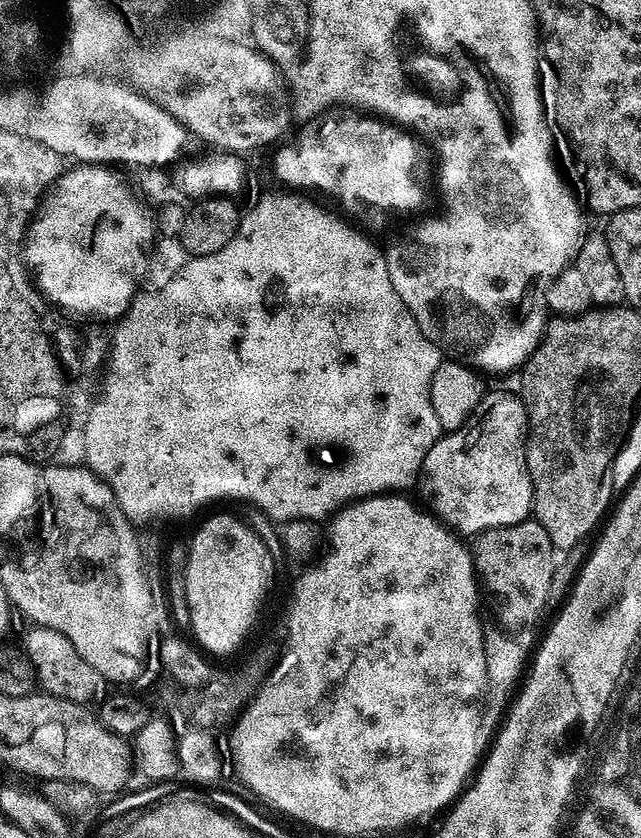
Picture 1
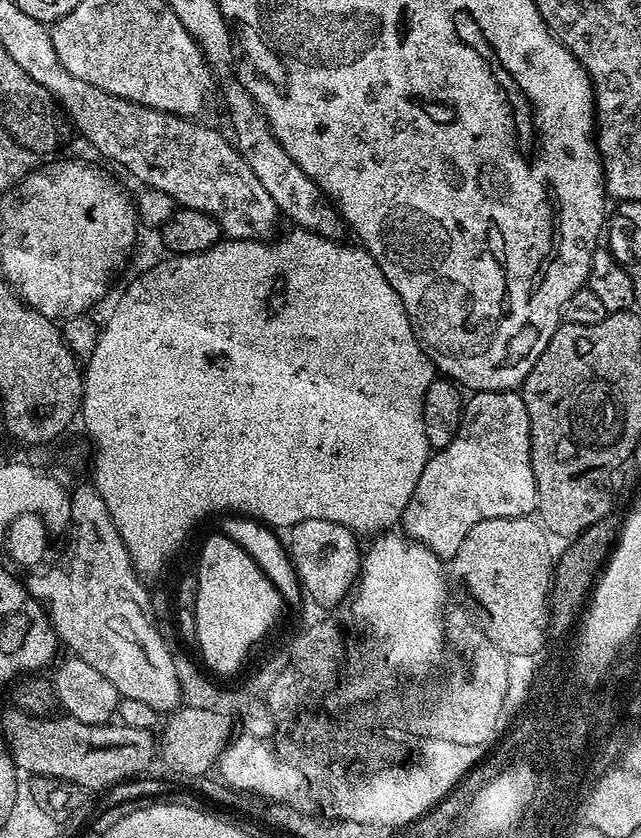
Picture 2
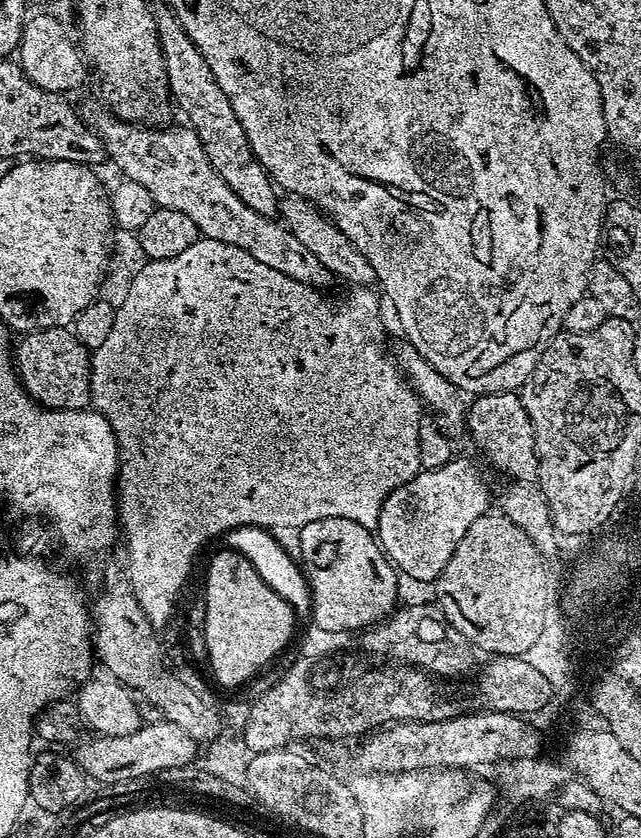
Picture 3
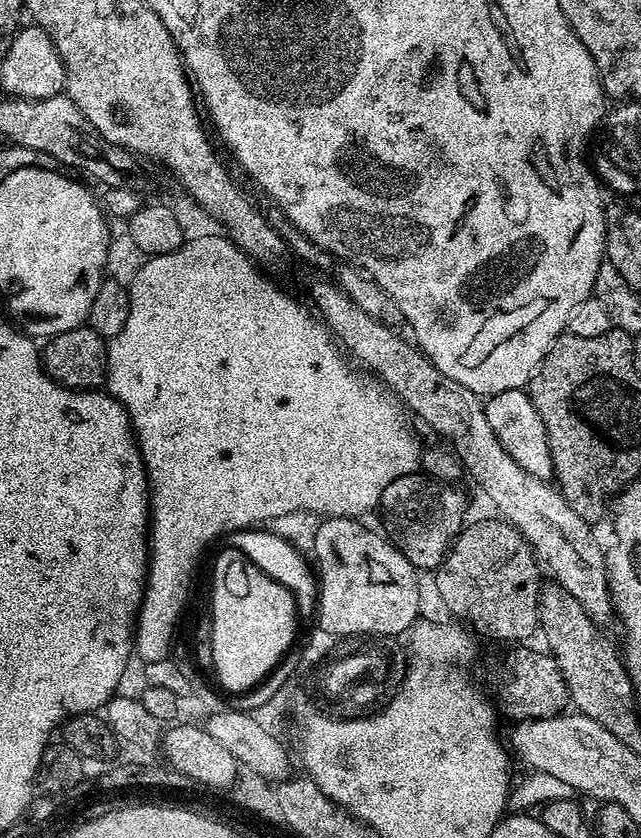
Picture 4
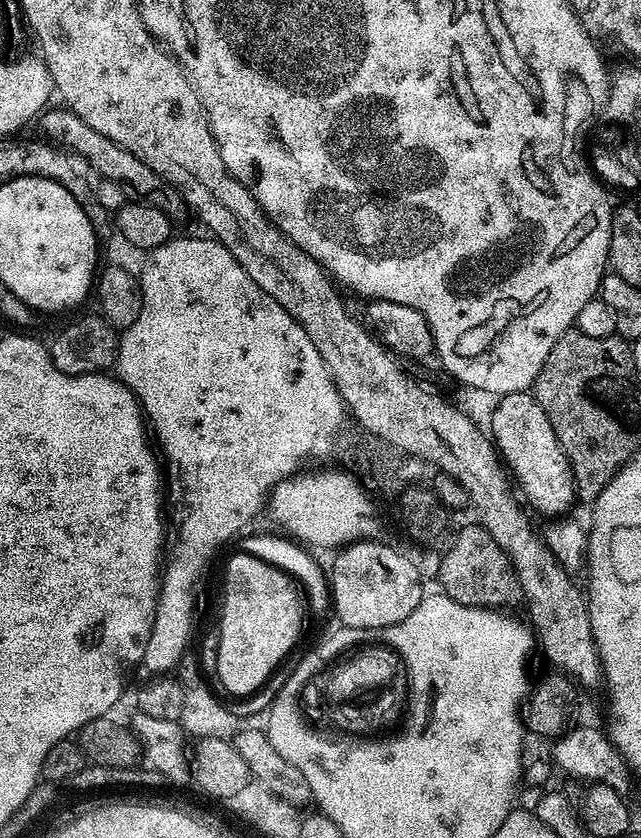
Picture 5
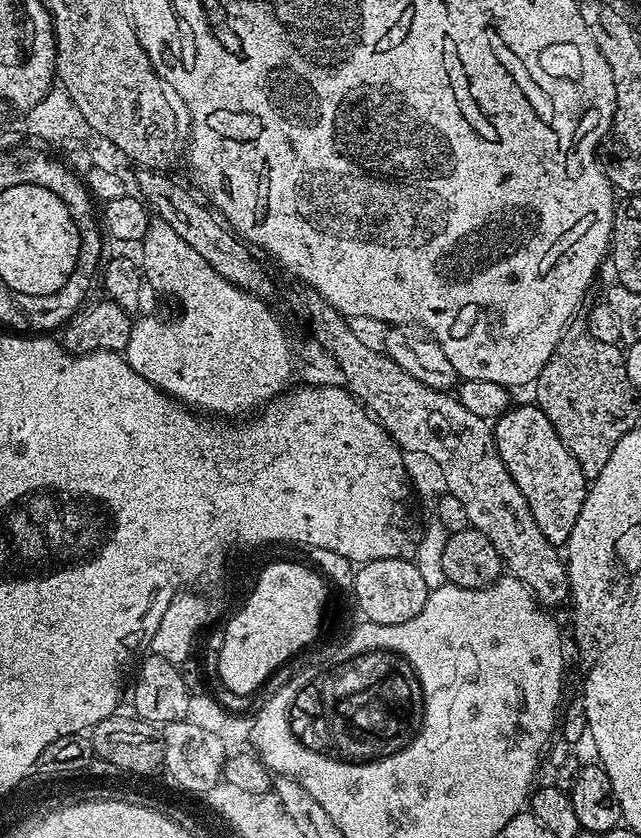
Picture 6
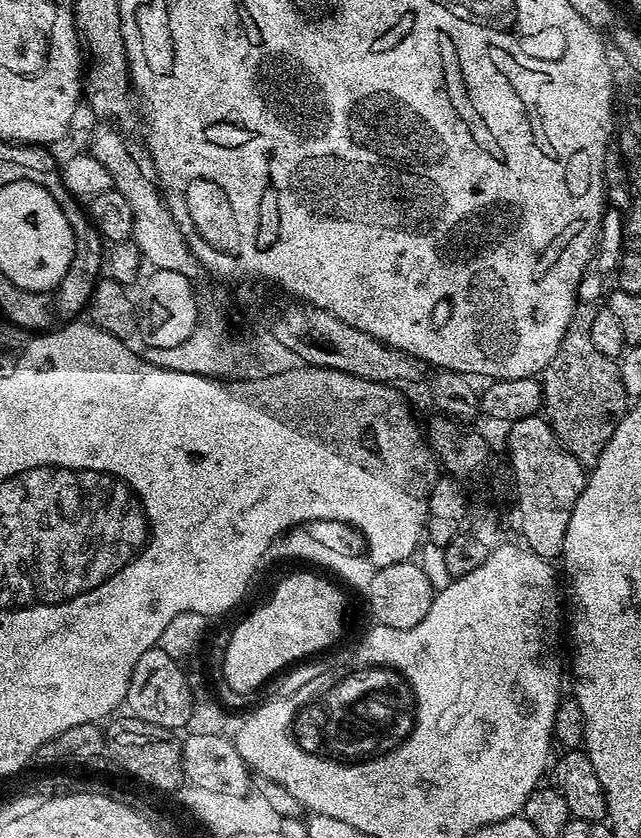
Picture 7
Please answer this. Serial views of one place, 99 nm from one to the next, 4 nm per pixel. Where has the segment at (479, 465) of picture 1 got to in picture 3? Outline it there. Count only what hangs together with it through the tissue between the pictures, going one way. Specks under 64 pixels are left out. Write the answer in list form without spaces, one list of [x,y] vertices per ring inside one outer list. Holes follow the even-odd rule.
[[[515,391],[511,392],[486,392],[475,397],[476,400],[467,405],[466,408],[466,432],[470,437],[472,435],[472,440],[477,444],[478,447],[484,451],[484,456],[489,460],[490,463],[493,464],[494,467],[497,468],[500,472],[505,472],[506,475],[512,476],[513,481],[516,482],[532,482],[536,480],[536,447],[534,446],[534,426],[530,426],[530,414],[526,414],[526,406],[522,406],[522,402],[520,401],[519,395]],[[457,455],[446,466],[435,468],[429,472],[421,470],[417,474],[420,480],[410,478],[402,486],[398,486],[382,502],[382,514],[374,529],[376,540],[379,541],[383,553],[403,575],[408,575],[413,582],[428,582],[432,584],[442,574],[446,562],[450,562],[450,554],[454,554],[454,546],[462,542],[462,534],[470,530],[476,519],[482,518],[488,511],[488,488],[476,469],[476,464],[466,457]]]

